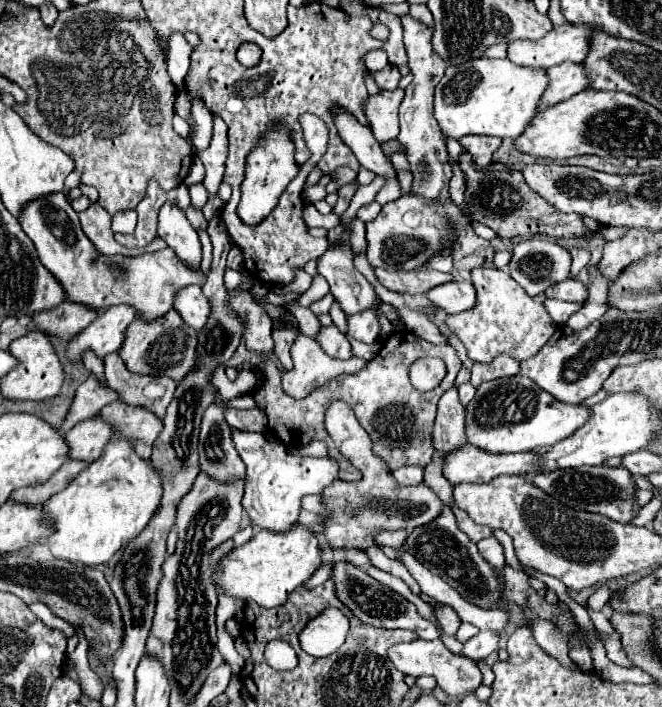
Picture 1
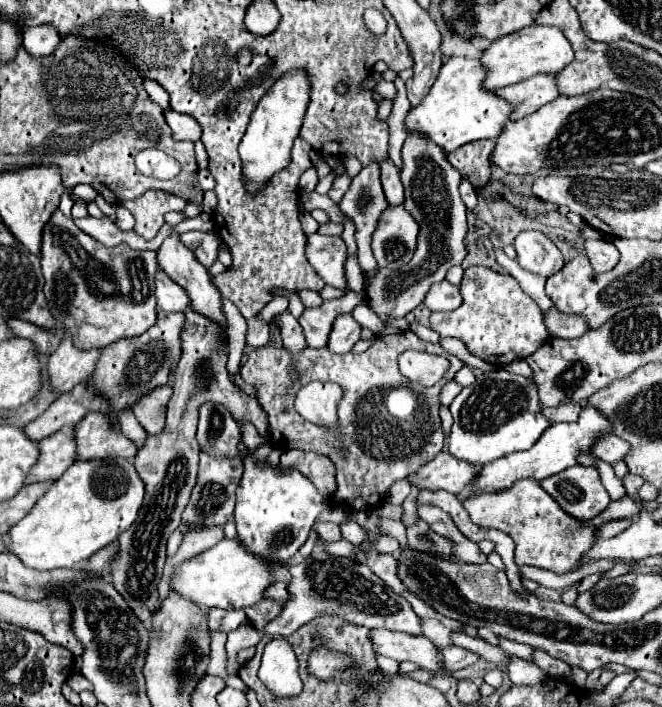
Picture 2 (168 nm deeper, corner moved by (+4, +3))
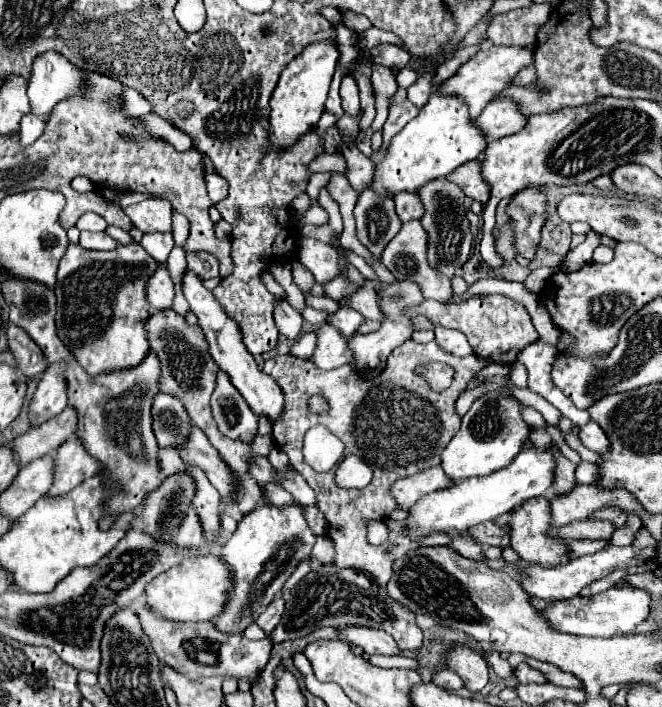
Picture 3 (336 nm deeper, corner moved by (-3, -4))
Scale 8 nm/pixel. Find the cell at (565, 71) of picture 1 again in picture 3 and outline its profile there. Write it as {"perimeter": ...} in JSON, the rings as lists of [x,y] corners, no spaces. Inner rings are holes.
{"perimeter":[[[498,98],[492,100],[474,122],[488,140],[494,140],[516,134],[518,128],[524,128],[526,120],[528,116],[520,112],[520,106],[514,98]]]}

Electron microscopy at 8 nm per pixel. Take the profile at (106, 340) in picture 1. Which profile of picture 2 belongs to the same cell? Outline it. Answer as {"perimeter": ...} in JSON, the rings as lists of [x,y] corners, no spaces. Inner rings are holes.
{"perimeter":[[[65,337],[47,363],[51,391],[59,395],[71,391],[77,383],[81,383],[87,375],[91,375],[91,371],[95,369],[97,357],[99,357],[99,351],[79,353],[79,349],[73,347],[73,341]]]}

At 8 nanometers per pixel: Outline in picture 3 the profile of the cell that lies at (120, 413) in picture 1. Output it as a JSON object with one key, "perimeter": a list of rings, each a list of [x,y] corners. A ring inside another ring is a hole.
{"perimeter":[[[78,436],[66,440],[56,452],[56,464],[54,464],[56,478],[48,494],[50,496],[66,494],[82,480],[100,474],[102,470],[104,470],[102,462],[94,460],[90,452],[86,452],[86,446],[82,444],[82,440],[78,440]]]}

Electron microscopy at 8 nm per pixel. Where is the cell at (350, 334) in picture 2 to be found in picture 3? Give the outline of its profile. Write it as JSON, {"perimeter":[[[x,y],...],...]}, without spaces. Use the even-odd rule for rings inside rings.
{"perimeter":[[[322,324],[318,330],[318,346],[312,356],[314,364],[318,364],[318,368],[322,370],[332,370],[344,364],[352,364],[354,352],[350,352],[348,340],[350,338],[342,336],[338,328],[334,328],[332,324]]]}

